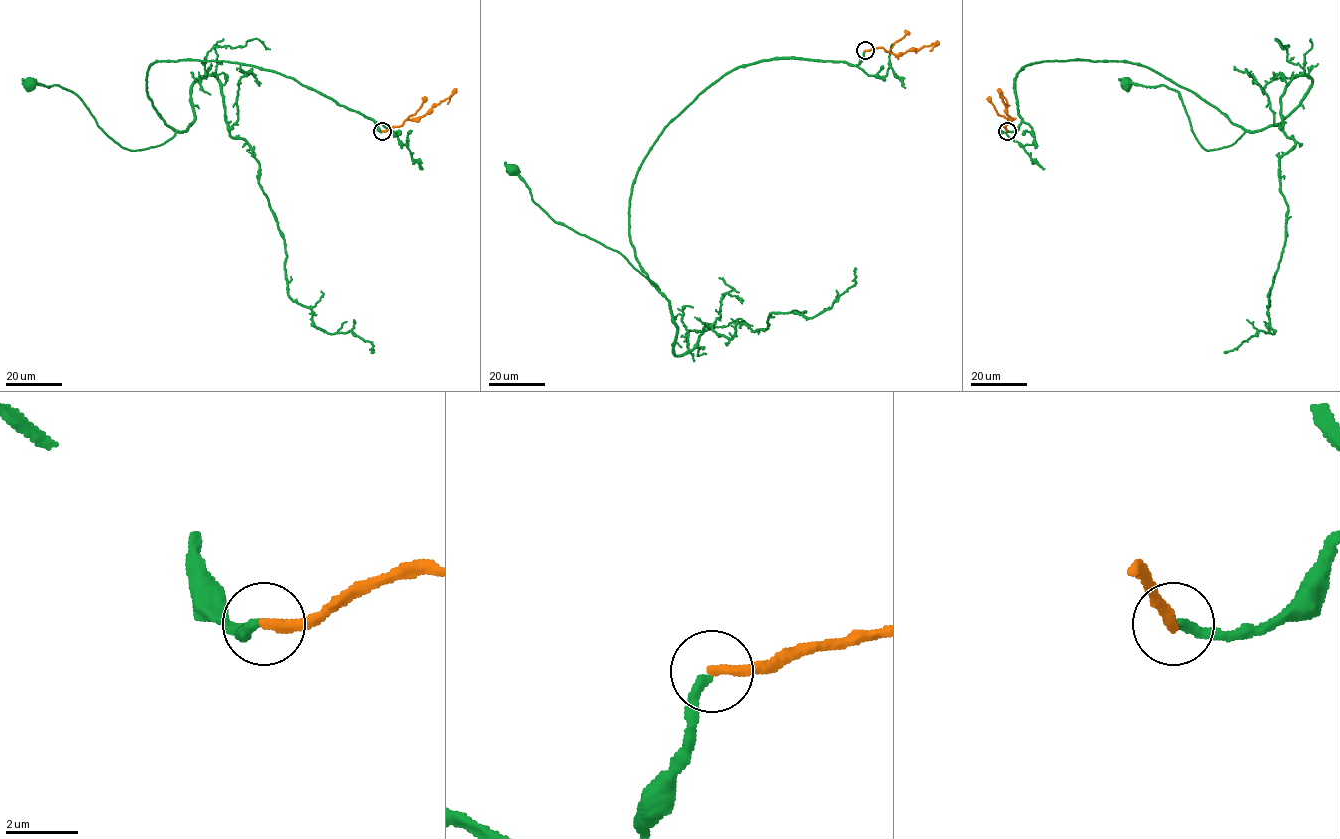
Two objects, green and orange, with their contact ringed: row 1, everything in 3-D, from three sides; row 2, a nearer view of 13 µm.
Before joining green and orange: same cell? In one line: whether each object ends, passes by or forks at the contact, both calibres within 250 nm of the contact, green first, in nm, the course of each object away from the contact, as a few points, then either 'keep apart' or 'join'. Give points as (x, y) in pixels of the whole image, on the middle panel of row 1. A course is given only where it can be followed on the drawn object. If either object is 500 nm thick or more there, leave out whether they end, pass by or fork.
green ends there; orange ends there; 280 nm thick on the green side, 280 nm on the other; green runs (865, 51), (855, 65), (735, 68), (668, 124), (629, 201), (630, 243), (658, 290), (553, 220), (512, 169); orange runs (865, 51), (882, 48), (902, 54), (934, 44), (929, 51); join

